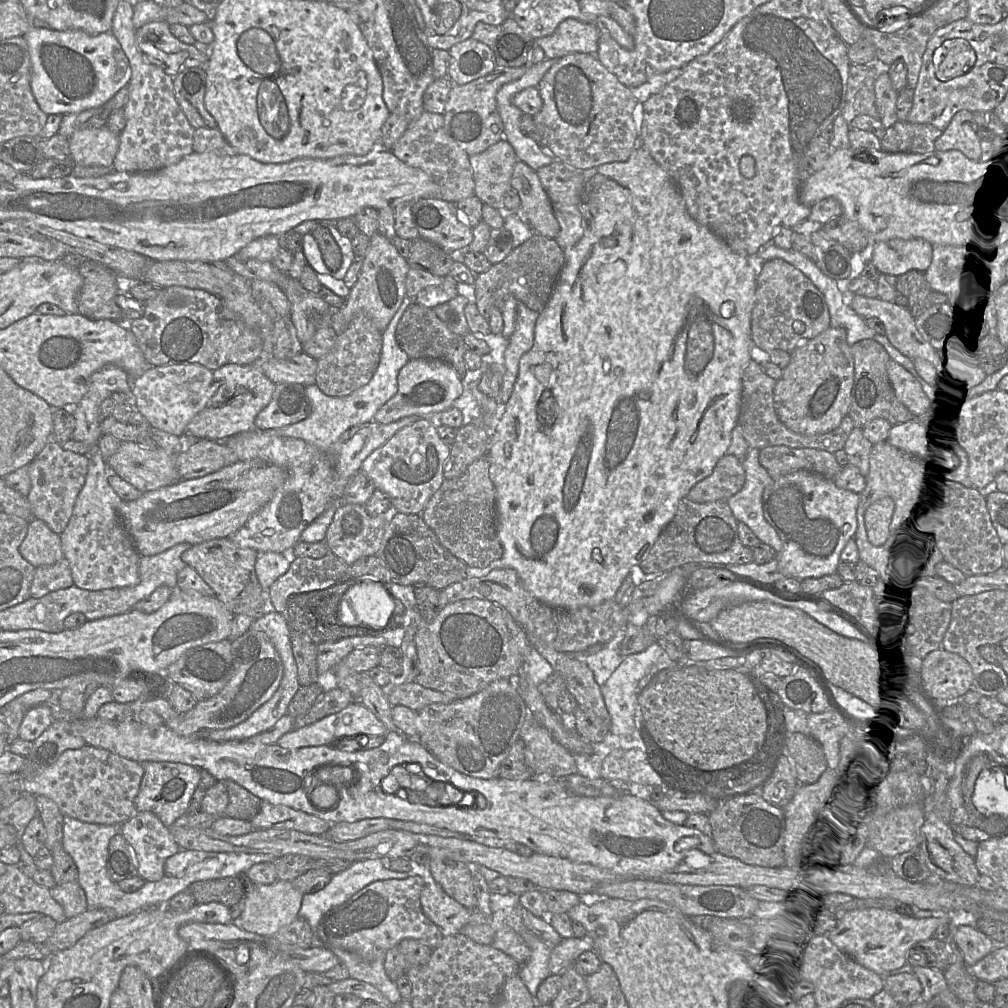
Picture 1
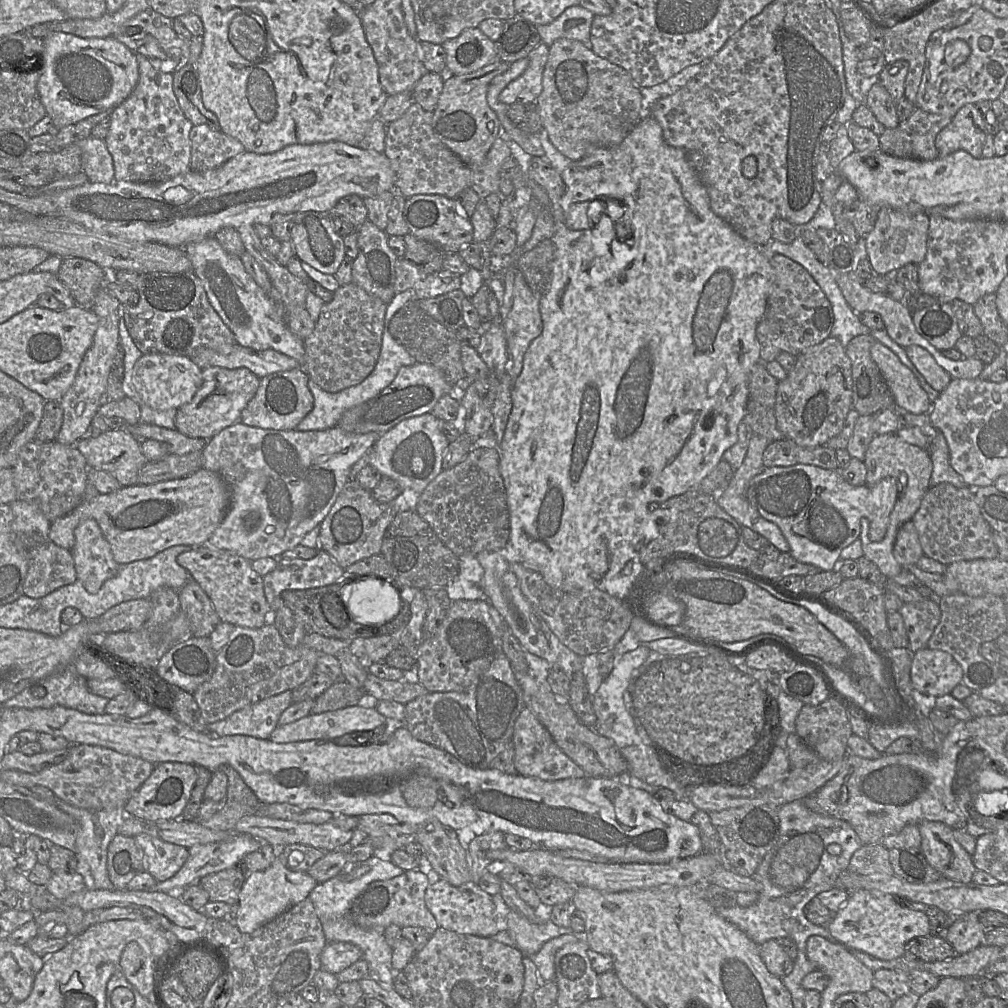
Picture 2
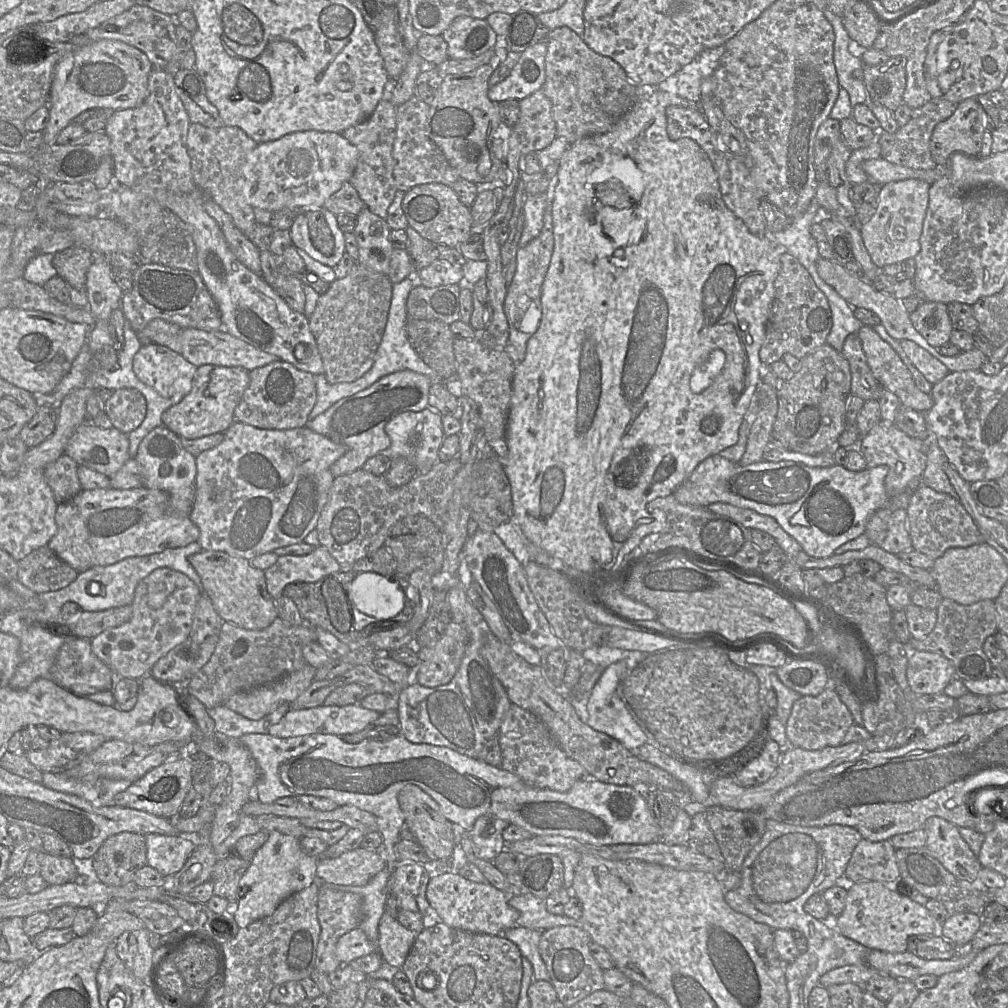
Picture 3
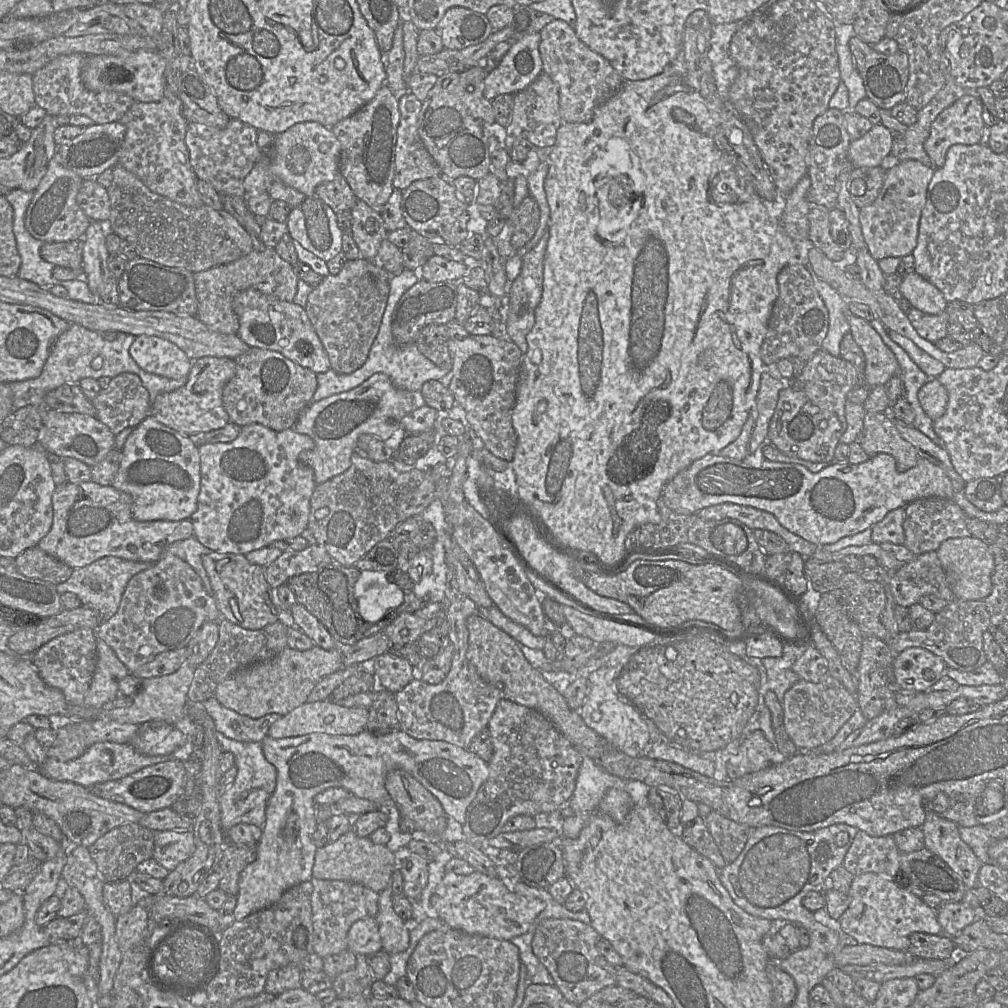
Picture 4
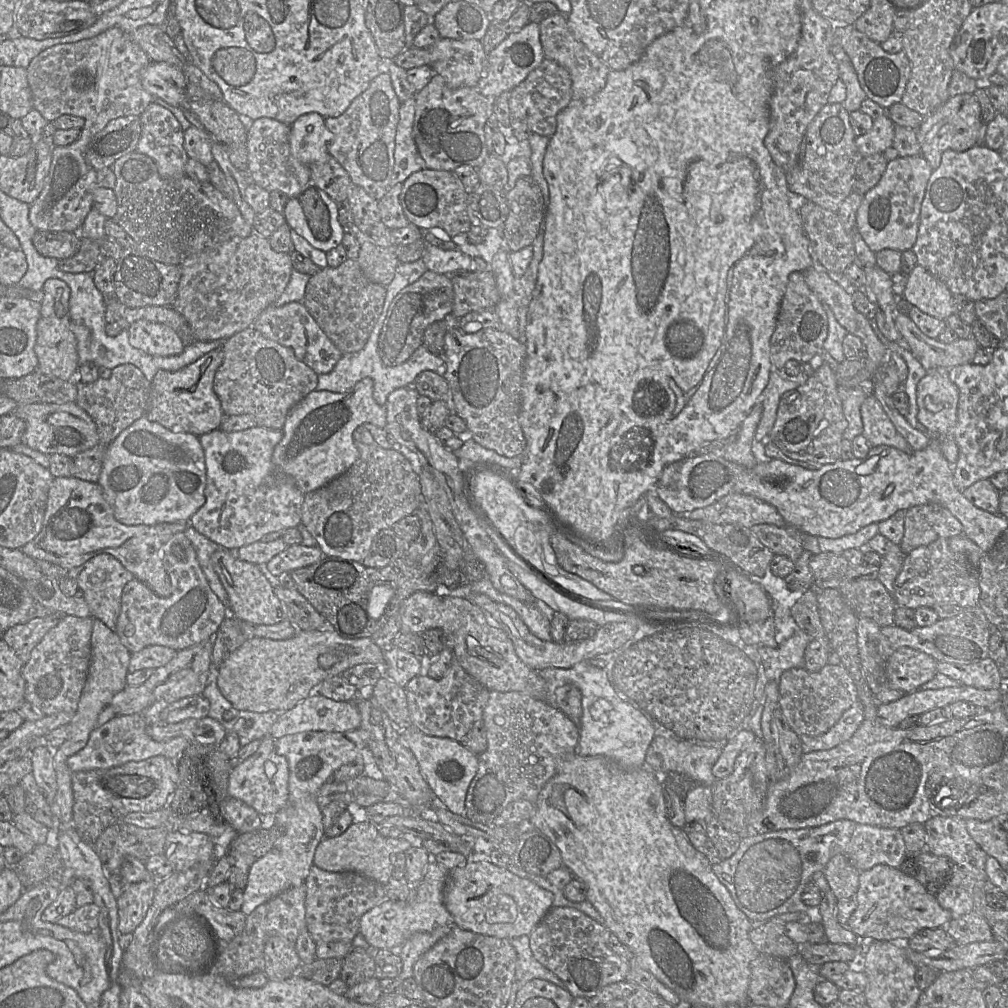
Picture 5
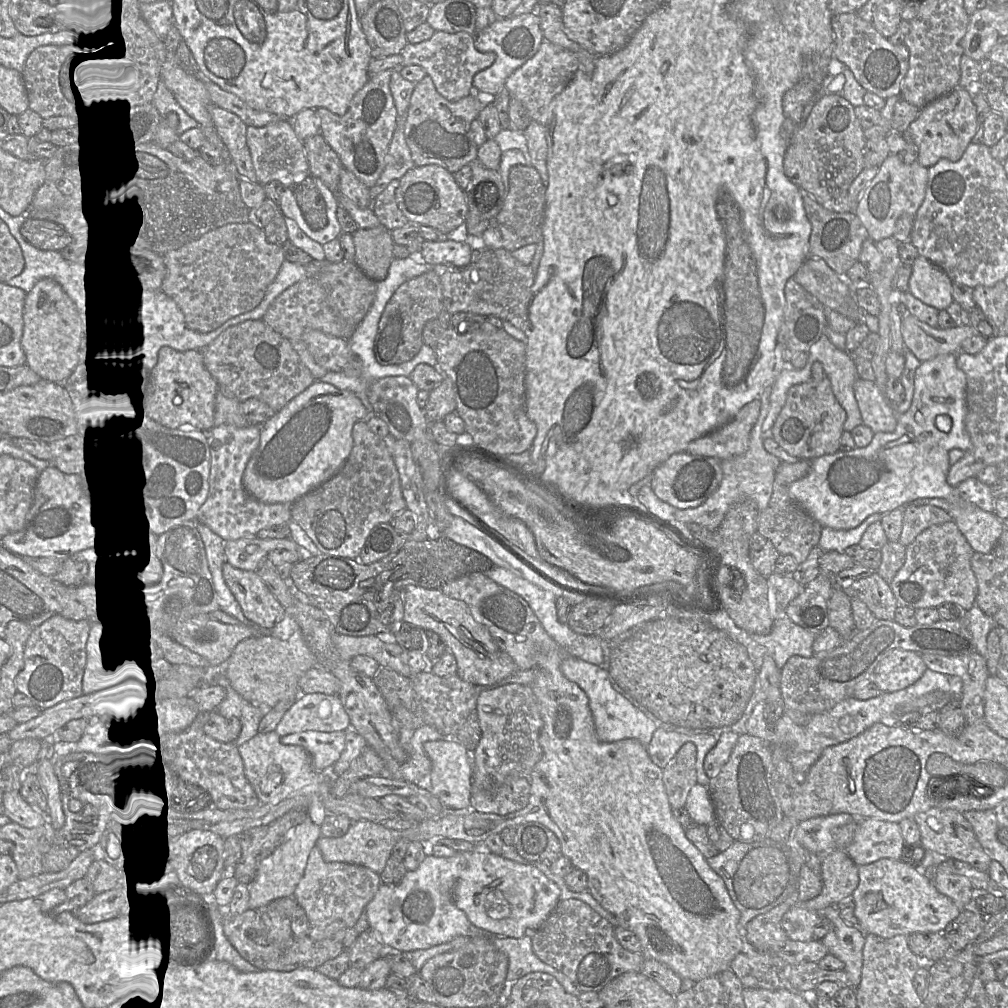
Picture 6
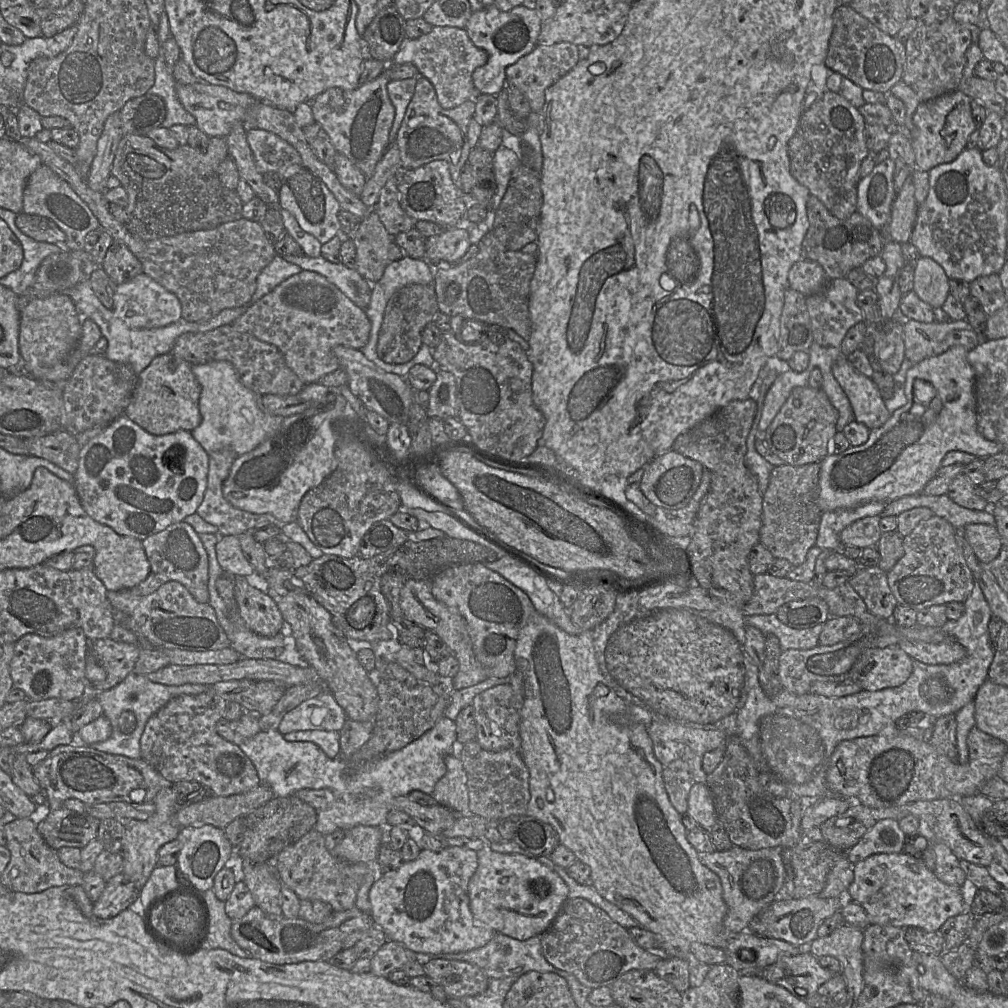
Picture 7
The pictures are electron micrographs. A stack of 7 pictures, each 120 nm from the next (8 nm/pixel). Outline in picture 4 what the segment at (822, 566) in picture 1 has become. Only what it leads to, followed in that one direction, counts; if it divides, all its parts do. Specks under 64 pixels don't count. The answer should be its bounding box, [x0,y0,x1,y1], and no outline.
[662,453,954,547]

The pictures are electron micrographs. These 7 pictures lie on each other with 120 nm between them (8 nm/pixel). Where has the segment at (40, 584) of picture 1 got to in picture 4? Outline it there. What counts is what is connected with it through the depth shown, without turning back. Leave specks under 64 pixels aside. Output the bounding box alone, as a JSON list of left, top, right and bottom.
[14,547,73,585]

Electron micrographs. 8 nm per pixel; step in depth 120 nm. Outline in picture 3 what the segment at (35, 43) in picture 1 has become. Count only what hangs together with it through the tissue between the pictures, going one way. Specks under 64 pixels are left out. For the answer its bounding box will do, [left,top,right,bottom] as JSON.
[43,36,153,146]

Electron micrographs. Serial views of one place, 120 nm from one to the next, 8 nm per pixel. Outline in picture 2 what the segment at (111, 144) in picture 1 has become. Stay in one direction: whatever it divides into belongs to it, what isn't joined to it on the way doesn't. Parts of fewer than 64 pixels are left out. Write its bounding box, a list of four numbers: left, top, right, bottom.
[76,136,115,183]

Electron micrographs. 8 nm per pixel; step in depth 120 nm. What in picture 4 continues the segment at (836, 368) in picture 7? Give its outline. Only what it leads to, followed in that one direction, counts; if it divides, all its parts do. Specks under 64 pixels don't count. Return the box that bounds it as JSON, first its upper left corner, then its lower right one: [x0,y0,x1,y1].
[858,411,919,472]

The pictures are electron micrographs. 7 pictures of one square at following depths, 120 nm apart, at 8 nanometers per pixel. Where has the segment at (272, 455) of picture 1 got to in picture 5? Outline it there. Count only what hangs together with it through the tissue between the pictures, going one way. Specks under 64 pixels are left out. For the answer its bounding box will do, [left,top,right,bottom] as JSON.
[190,426,304,550]

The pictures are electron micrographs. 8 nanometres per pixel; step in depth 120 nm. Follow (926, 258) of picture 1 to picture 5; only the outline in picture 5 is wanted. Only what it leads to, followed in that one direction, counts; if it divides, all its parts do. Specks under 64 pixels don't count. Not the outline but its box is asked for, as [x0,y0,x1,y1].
[856,156,933,252]

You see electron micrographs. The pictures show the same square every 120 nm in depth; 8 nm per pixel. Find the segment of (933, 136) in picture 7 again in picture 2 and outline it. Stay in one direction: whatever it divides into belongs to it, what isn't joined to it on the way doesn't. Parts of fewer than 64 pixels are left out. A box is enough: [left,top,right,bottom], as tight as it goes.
[936,104,987,158]

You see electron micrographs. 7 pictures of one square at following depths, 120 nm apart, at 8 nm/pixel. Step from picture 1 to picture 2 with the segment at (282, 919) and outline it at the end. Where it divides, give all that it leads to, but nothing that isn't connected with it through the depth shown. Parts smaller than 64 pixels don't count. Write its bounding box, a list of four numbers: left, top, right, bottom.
[234,857,317,934]

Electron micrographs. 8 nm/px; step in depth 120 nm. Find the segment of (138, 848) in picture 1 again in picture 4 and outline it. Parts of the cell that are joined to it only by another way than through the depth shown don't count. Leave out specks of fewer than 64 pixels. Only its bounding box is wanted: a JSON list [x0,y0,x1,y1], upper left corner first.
[153,830,196,871]

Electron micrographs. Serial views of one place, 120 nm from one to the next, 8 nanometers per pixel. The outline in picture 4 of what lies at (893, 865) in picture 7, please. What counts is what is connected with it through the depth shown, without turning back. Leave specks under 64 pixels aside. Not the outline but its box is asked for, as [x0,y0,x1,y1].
[838,872,942,952]

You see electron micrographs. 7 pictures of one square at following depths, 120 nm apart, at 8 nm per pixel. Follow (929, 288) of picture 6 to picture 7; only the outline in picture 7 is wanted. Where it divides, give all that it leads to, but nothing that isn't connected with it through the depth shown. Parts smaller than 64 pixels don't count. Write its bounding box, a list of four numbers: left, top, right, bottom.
[913,256,949,308]

